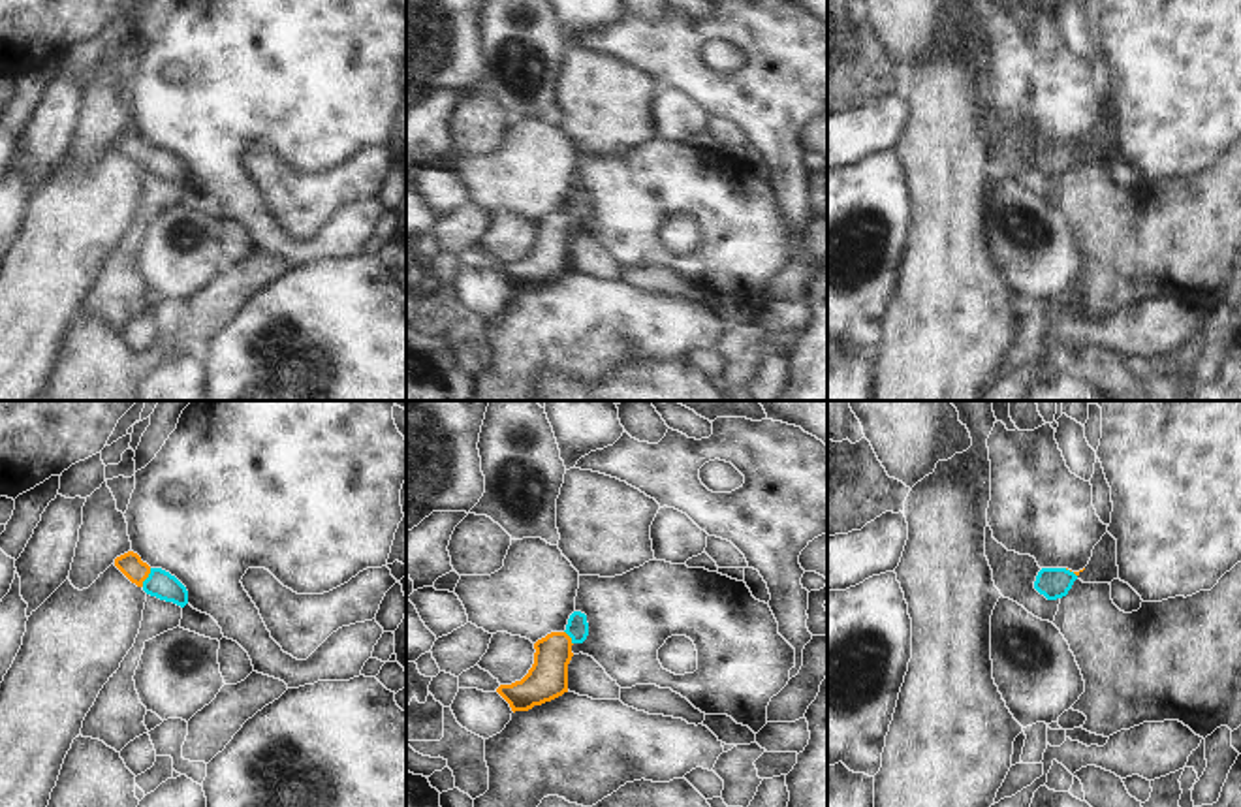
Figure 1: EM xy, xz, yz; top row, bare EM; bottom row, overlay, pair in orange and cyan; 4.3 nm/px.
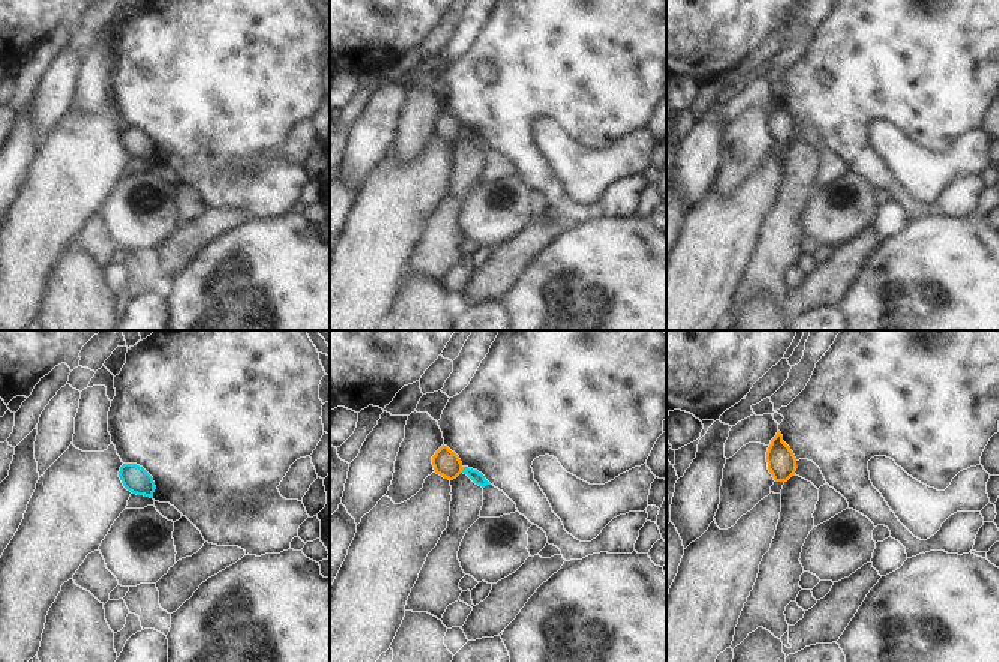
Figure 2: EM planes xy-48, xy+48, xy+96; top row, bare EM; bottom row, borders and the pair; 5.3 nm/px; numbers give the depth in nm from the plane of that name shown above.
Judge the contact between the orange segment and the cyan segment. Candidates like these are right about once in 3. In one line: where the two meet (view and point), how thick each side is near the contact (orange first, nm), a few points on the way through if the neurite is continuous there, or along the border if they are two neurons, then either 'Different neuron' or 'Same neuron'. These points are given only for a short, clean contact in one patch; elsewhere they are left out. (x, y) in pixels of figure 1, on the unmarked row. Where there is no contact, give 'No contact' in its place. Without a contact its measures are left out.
Touches orange at xy (147, 155). Thickness 100 nm (orange) against 120 nm. Path across: xy (130, 143), (147, 155), (160, 162). Same neuron.

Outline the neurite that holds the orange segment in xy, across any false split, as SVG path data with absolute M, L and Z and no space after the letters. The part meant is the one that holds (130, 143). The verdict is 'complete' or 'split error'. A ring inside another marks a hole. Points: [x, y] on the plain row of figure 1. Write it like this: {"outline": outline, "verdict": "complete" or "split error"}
{"outline": "M128 130L115 137L115 145L147 173L165 181L173 181L181 186L188 182L186 166L169 150L162 147L150 147L134 130Z", "verdict": "split error"}

